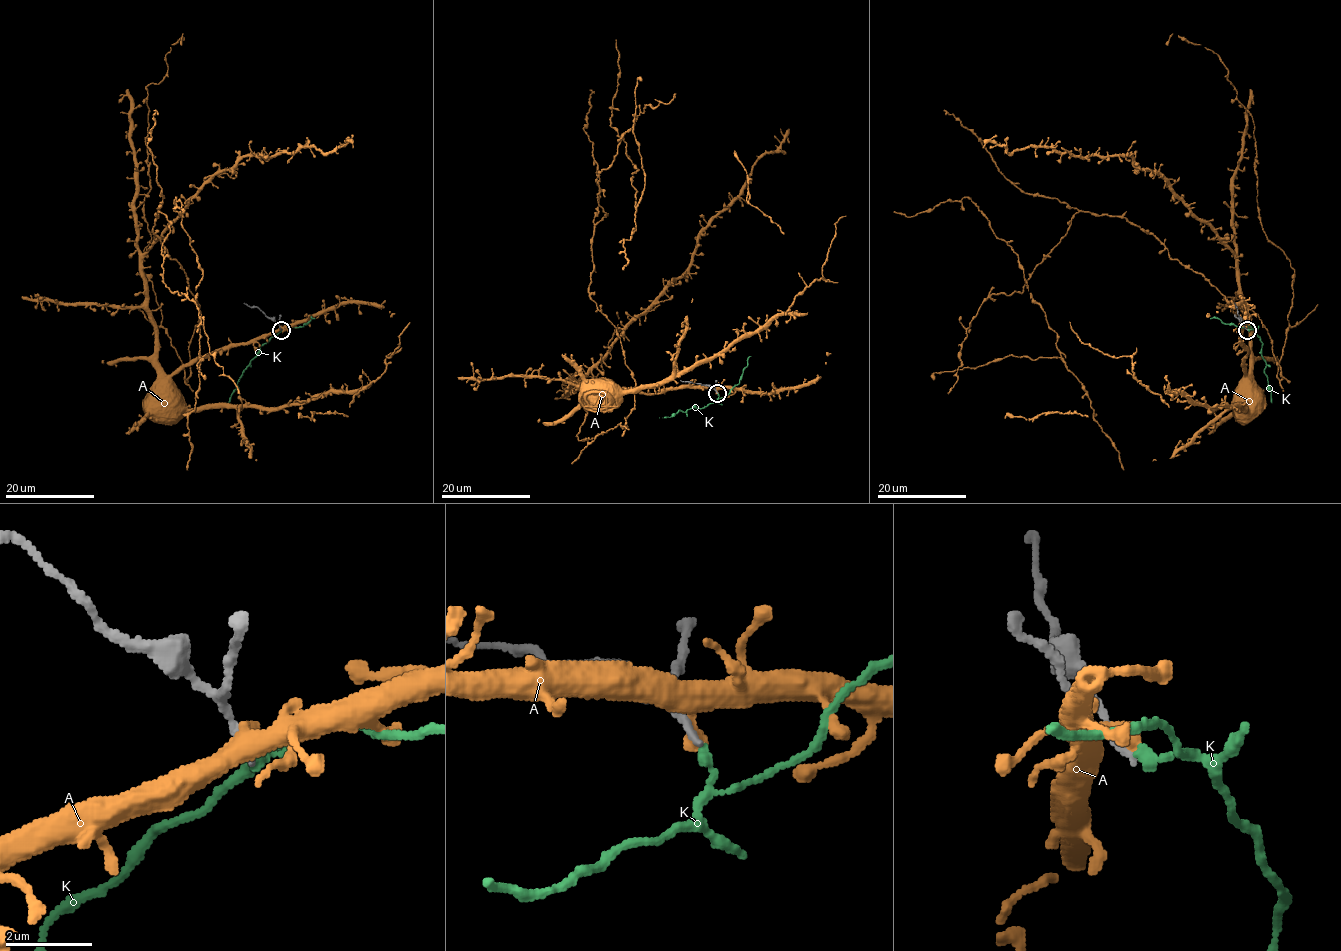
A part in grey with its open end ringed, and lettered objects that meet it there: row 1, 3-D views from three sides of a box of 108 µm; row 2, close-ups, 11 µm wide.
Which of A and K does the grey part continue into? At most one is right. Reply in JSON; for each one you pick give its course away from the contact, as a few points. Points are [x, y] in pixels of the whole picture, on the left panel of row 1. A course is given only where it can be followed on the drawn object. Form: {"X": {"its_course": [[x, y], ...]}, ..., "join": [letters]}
{"join": []}

